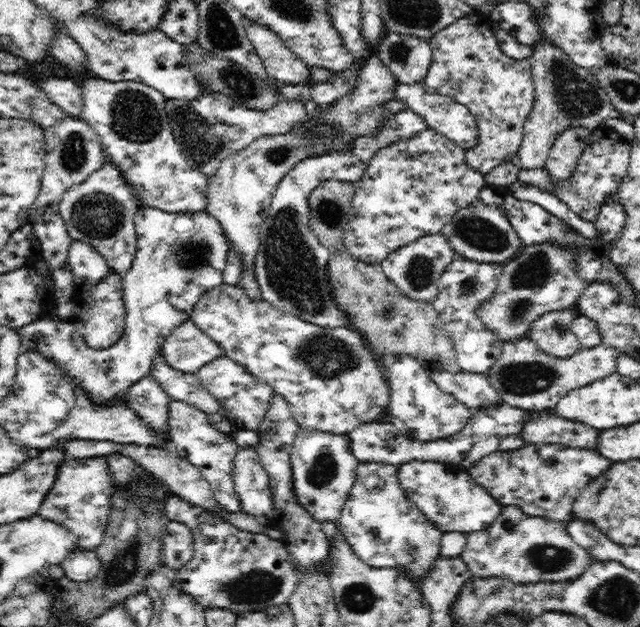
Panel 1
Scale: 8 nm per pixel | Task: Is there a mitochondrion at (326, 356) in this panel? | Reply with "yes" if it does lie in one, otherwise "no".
yes

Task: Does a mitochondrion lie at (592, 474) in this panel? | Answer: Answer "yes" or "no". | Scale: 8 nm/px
no

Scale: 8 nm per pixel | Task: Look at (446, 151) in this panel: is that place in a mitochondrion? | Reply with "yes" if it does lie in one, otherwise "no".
no

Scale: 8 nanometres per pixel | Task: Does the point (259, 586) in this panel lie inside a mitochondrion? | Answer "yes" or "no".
yes

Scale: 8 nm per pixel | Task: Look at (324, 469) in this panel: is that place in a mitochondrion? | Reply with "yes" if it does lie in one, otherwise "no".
yes

